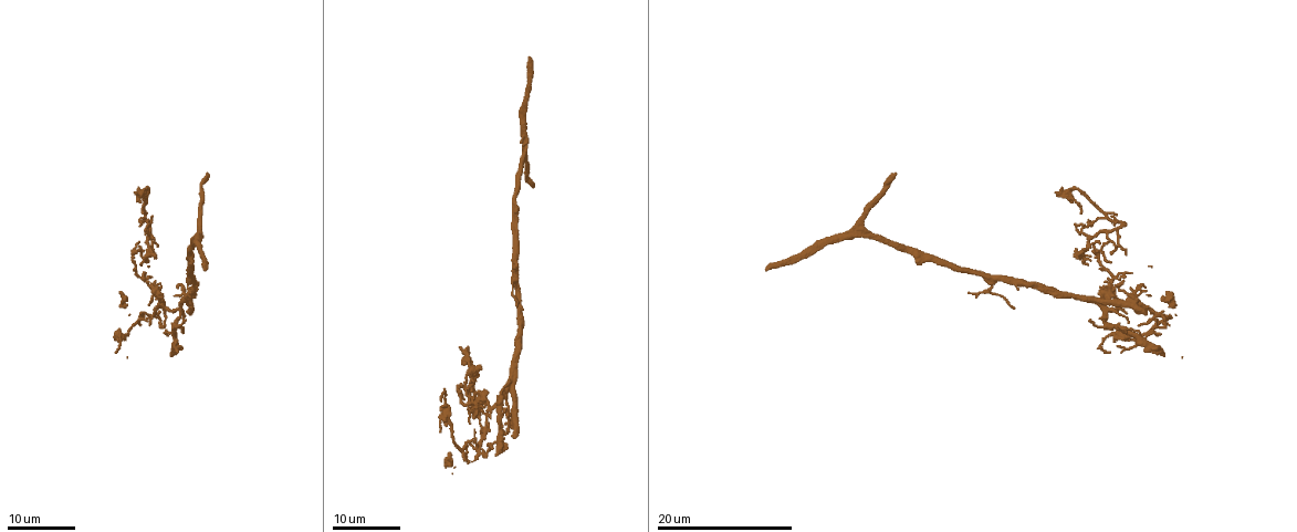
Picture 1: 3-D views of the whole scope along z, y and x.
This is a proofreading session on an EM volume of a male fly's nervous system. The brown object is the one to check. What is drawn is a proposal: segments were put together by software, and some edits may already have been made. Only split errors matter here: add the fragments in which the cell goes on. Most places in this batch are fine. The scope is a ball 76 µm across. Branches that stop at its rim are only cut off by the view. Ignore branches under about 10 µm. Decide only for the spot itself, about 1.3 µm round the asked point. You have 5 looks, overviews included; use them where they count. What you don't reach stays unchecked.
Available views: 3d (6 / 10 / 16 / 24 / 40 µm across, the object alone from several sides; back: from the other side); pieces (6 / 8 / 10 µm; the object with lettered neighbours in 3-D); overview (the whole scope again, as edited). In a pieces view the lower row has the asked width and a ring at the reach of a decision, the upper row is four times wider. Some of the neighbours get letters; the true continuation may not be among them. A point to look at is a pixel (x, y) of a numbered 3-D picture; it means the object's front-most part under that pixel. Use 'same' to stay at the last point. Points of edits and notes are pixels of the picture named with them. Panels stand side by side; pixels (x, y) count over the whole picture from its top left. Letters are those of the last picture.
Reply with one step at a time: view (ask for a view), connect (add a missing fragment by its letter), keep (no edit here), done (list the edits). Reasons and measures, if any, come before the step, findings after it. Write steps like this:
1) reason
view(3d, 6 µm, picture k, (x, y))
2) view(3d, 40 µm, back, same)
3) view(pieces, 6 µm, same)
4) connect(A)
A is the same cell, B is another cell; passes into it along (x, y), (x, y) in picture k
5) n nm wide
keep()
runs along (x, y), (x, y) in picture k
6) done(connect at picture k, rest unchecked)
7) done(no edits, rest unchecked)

branch stops here
view(3d, 24 µm, picture 1, (441, 398))

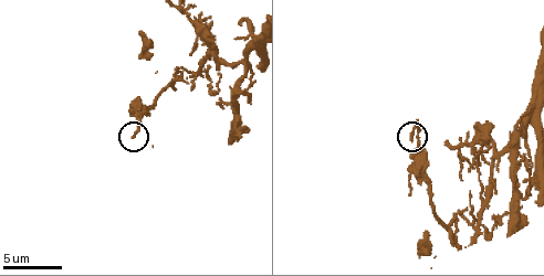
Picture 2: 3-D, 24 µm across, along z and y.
view(pieces, 6 µm, picture 2, (410, 138))

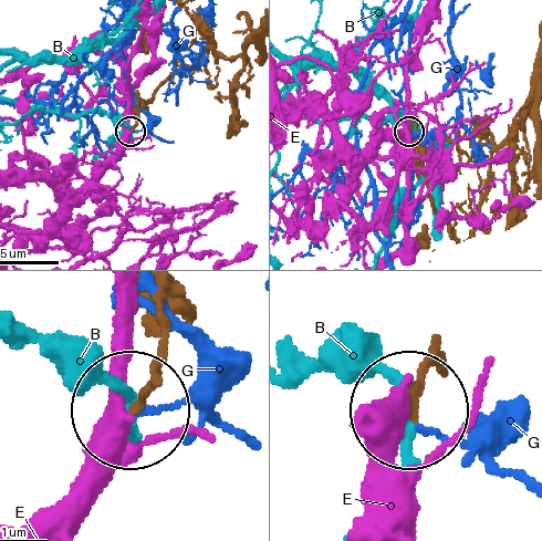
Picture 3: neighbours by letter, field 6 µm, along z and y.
180 nm wide
keep()
B, E and G are other cells; runs along (168, 289), (164, 344), (133, 404) in picture 3; no lettered fragment goes on from it

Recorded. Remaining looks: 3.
tapers out
view(3d, 16 µm, picture 1, (1107, 261))

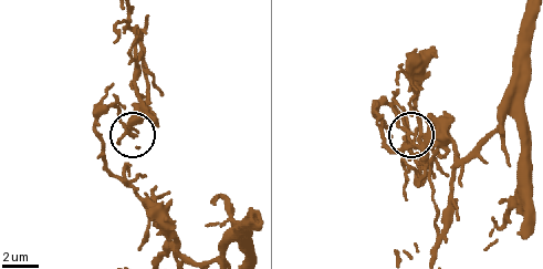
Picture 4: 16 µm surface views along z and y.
view(pieces, 8 µm, same)

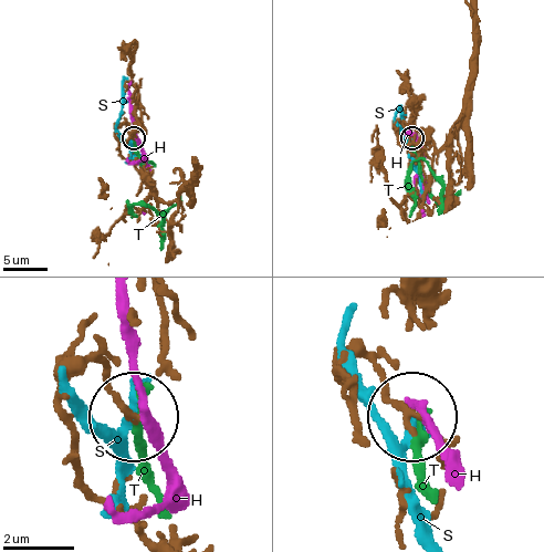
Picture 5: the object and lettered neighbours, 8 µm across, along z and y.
keep()
H, S and T are other cells; runs along (468, 113), (439, 148), (403, 145), (394, 127), (411, 138) in picture 5; no lettered fragment goes on from it

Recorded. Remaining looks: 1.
free end
view(pieces, 10 µm, picture 2, (191, 55))

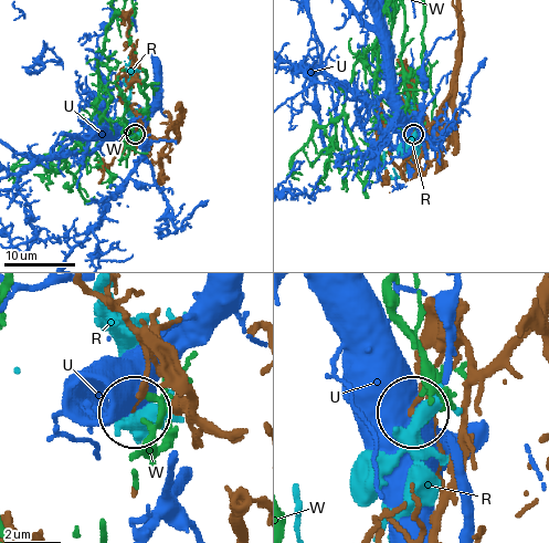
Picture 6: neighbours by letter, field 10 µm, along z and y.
keep()
R, U and W are other cells; no lettered fragment goes on from it

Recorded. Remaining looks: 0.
done(no edits, rest unchecked)

